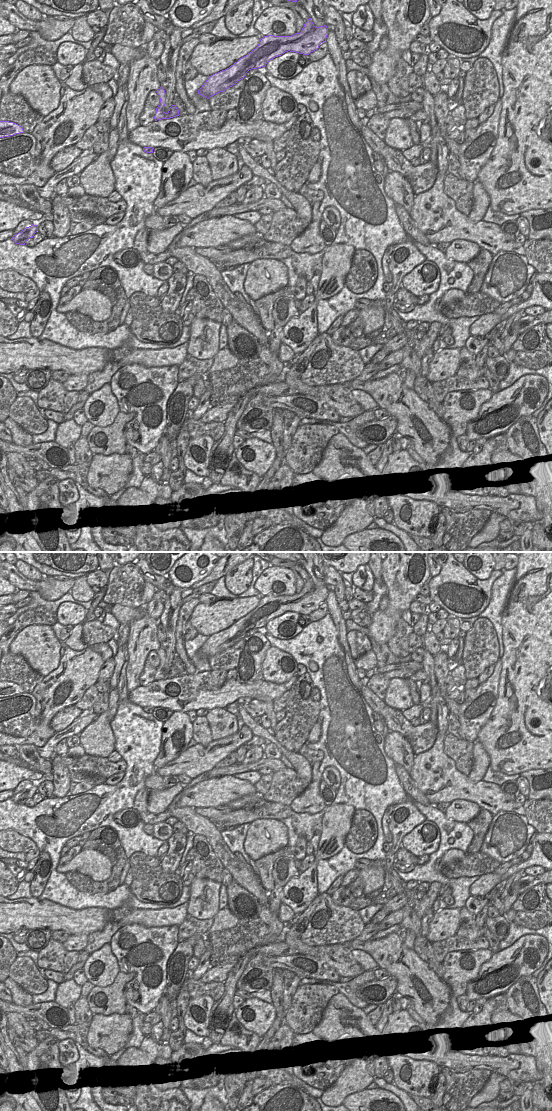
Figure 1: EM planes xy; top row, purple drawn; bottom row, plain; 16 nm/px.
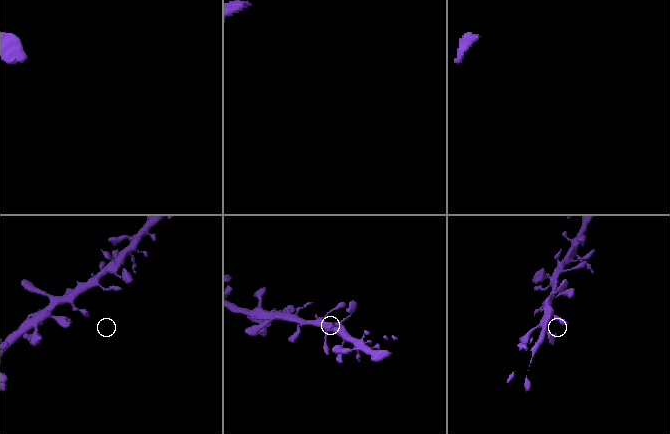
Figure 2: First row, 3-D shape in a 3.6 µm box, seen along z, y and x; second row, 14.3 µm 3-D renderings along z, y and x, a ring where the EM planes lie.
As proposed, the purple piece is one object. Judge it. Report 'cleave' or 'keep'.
keep

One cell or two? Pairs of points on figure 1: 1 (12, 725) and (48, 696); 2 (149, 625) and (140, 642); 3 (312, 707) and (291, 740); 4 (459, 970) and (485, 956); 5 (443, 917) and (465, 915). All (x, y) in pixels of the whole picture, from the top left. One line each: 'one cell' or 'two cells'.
1: two cells
2: one cell
3: one cell
4: one cell
5: two cells

